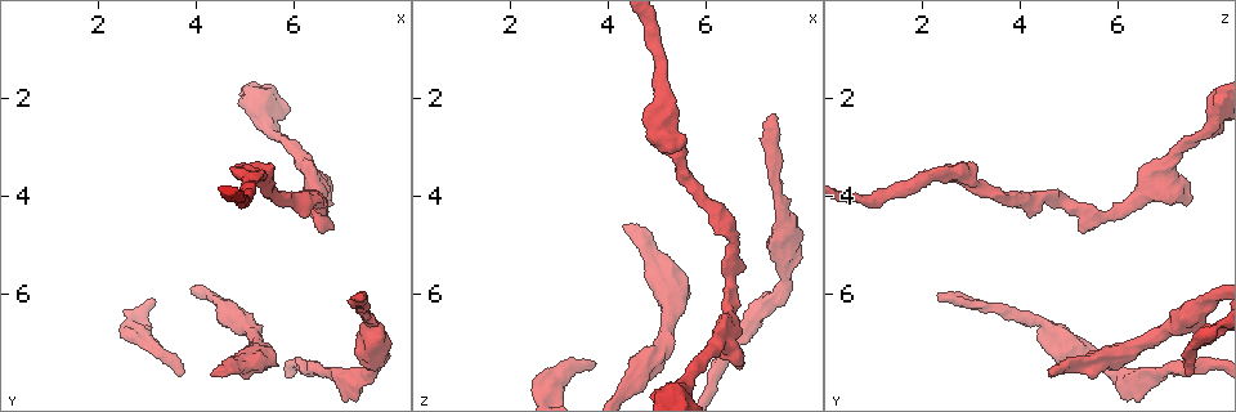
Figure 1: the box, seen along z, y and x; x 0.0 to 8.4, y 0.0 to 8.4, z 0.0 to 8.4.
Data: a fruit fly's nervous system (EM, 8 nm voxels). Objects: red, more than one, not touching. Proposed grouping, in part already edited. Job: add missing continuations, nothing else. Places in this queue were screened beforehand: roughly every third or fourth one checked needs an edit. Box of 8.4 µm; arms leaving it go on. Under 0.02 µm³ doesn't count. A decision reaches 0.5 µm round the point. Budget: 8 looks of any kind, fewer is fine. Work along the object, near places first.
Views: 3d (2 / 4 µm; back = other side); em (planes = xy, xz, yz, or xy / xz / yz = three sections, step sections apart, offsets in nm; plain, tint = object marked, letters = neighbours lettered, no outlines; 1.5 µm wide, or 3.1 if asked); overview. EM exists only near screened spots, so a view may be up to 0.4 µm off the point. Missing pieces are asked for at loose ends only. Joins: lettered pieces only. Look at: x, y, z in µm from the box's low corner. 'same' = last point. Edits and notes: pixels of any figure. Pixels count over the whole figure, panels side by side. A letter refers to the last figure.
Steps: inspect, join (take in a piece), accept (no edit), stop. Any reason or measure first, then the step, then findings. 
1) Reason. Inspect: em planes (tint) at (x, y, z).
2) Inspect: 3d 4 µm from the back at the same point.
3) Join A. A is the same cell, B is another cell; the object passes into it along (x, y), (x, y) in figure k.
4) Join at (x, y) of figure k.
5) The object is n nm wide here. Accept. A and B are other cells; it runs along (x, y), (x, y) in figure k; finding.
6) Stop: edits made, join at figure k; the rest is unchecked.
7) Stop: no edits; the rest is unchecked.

End of a long branch. Inspect: em planes (tint) at (7.40, 6.05, 2.35).

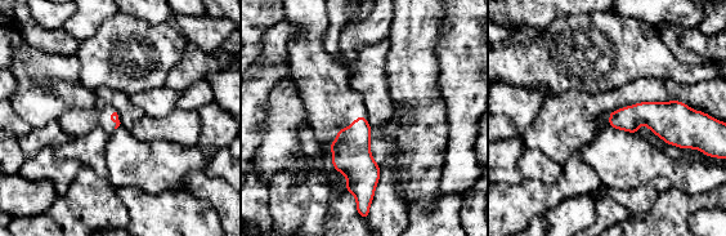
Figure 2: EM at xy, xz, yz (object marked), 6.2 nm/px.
See the neighbours. Inspect: em planes (letters) at the same point.

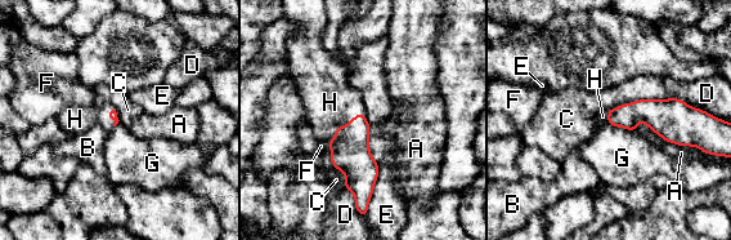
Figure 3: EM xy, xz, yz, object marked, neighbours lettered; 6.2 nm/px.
The longest contact is with C, 420 nm. Join H. H is the same cell, A, B, C, D, E, F and G are other cells; the object passes into it along (350, 154), (349, 123), (330, 102) in figure 3; it goes on there.

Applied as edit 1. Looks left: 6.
An open end. Inspect: 3d 2 µm at (4.35, 7.65, 4.60).

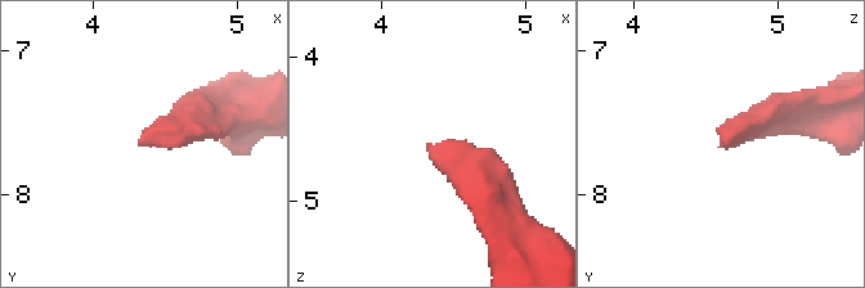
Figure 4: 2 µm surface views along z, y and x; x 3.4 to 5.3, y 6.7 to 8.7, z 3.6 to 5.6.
Now the EM. Inspect: em planes (letters) at (4.36, 7.64, 4.62).

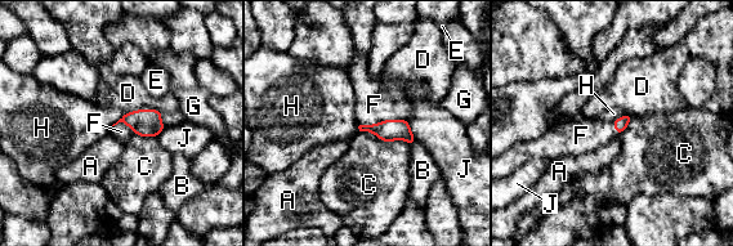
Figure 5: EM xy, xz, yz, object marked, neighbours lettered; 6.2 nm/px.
Join F. F is the same cell, A, B, C, D, E, G, H and J are other cells; the object passes into it along (388, 130), (383, 121), (374, 104) in figure 5; it goes on there.

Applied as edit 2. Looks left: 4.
Branch stops here. Inspect: em planes (letters) at (3.65, 7.65, 7.45).

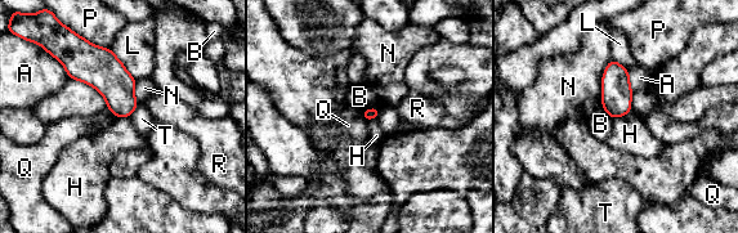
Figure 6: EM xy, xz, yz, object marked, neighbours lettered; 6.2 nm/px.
The longest contact is with N, 300 nm. Accept. A, B, H, L, N, P, Q, R and T are other cells; none of them fits.

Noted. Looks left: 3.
Stop: edits made, join at figure 3, join at figure 5; the rest is unchecked.

